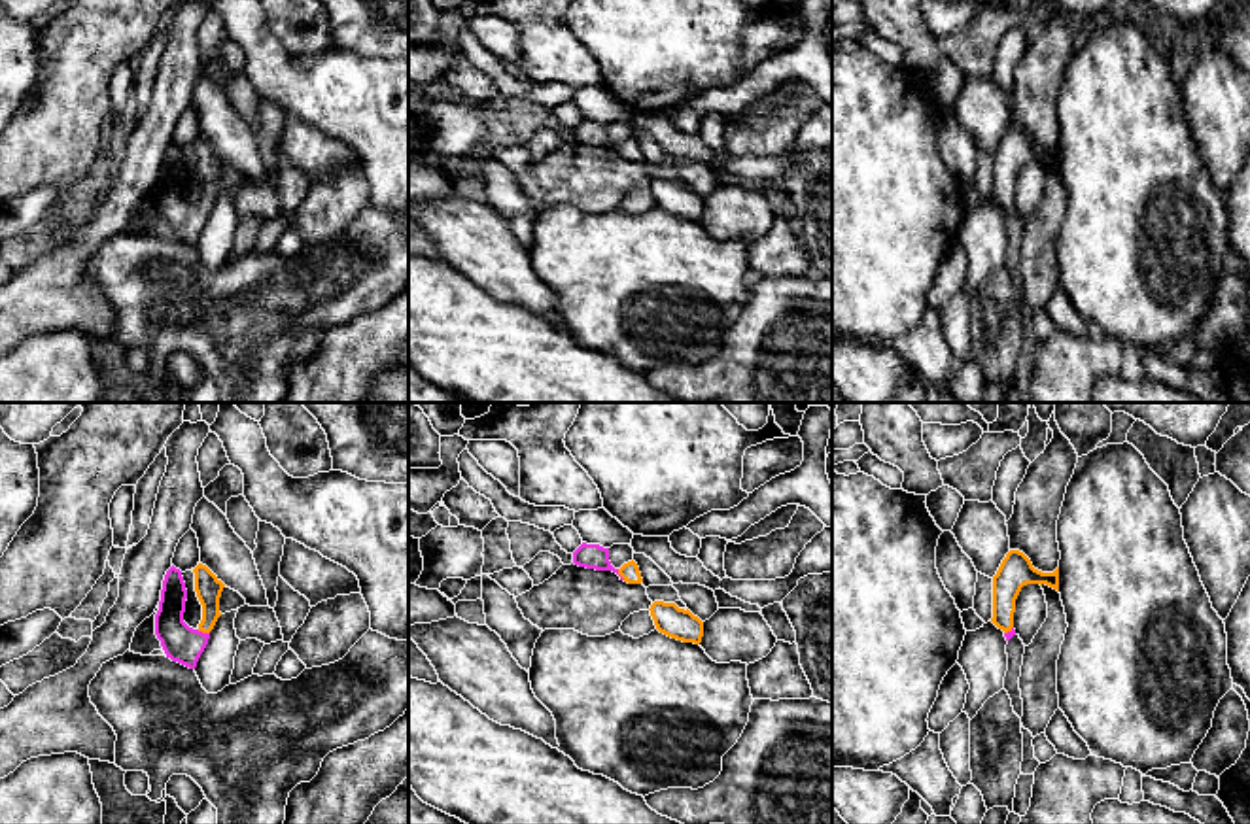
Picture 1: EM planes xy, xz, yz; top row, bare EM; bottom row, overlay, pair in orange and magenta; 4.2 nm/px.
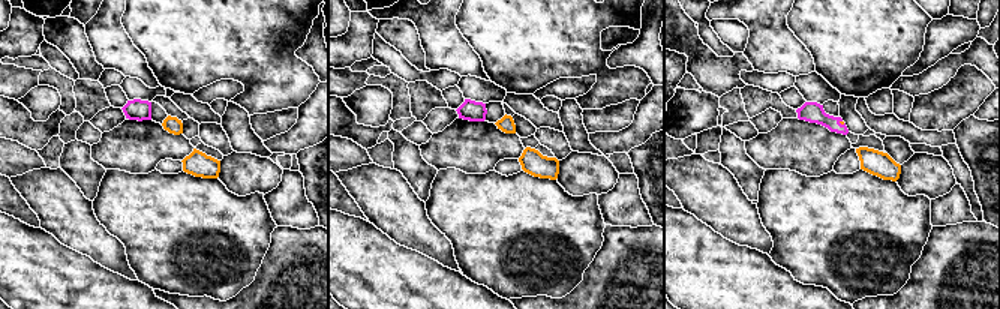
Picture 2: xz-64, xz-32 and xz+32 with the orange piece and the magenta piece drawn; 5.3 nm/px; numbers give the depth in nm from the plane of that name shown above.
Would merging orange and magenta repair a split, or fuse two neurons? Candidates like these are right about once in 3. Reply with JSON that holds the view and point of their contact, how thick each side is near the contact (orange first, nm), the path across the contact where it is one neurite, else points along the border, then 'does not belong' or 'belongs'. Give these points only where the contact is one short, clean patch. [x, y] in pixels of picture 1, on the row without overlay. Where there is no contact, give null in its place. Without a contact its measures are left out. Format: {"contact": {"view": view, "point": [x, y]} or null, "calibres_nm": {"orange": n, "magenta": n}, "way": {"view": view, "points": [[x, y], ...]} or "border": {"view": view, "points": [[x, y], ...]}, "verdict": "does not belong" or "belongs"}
{"contact": {"view": "xy", "point": [203, 208]}, "calibres_nm": {"orange": 110, "magenta": 160}, "way": {"view": "xy", "points": [[208, 165], [208, 199], [203, 208], [191, 220], [180, 220]]}, "verdict": "belongs"}

